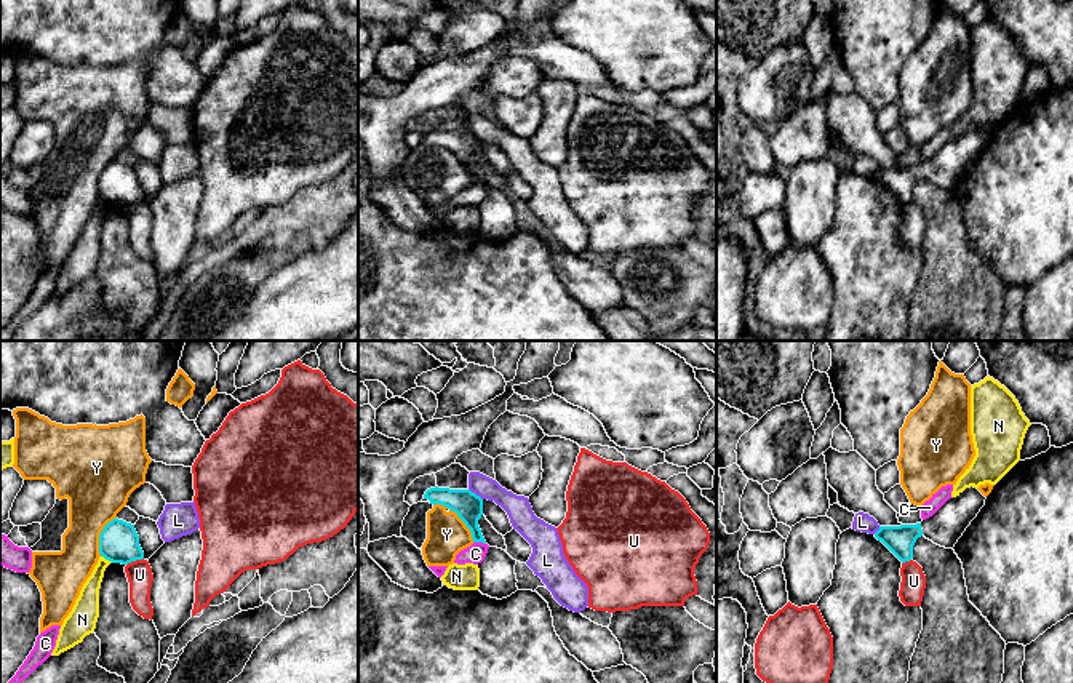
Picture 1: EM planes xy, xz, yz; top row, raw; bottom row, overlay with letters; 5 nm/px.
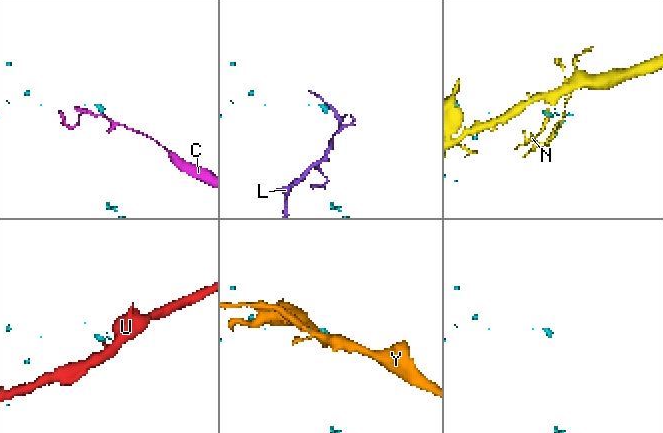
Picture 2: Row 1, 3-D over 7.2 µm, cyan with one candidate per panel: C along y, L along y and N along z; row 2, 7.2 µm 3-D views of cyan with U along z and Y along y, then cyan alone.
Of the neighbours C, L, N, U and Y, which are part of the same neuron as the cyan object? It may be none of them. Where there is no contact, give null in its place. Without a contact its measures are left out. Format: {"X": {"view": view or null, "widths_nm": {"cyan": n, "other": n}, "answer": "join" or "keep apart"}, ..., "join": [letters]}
{"C": {"view": "xz", "widths_nm": {"cyan": 140, "other": 100}, "answer": "keep apart"}, "L": {"view": "xz", "widths_nm": {"cyan": 140, "other": 130}, "answer": "keep apart"}, "N": {"view": "xy", "widths_nm": {"cyan": 200, "other": 120}, "answer": "keep apart"}, "U": {"view": "xy", "widths_nm": {"cyan": 200, "other": 130}, "answer": "keep apart"}, "Y": {"view": "xz", "widths_nm": {"cyan": 140, "other": 200}, "answer": "keep apart"}, "join": []}

